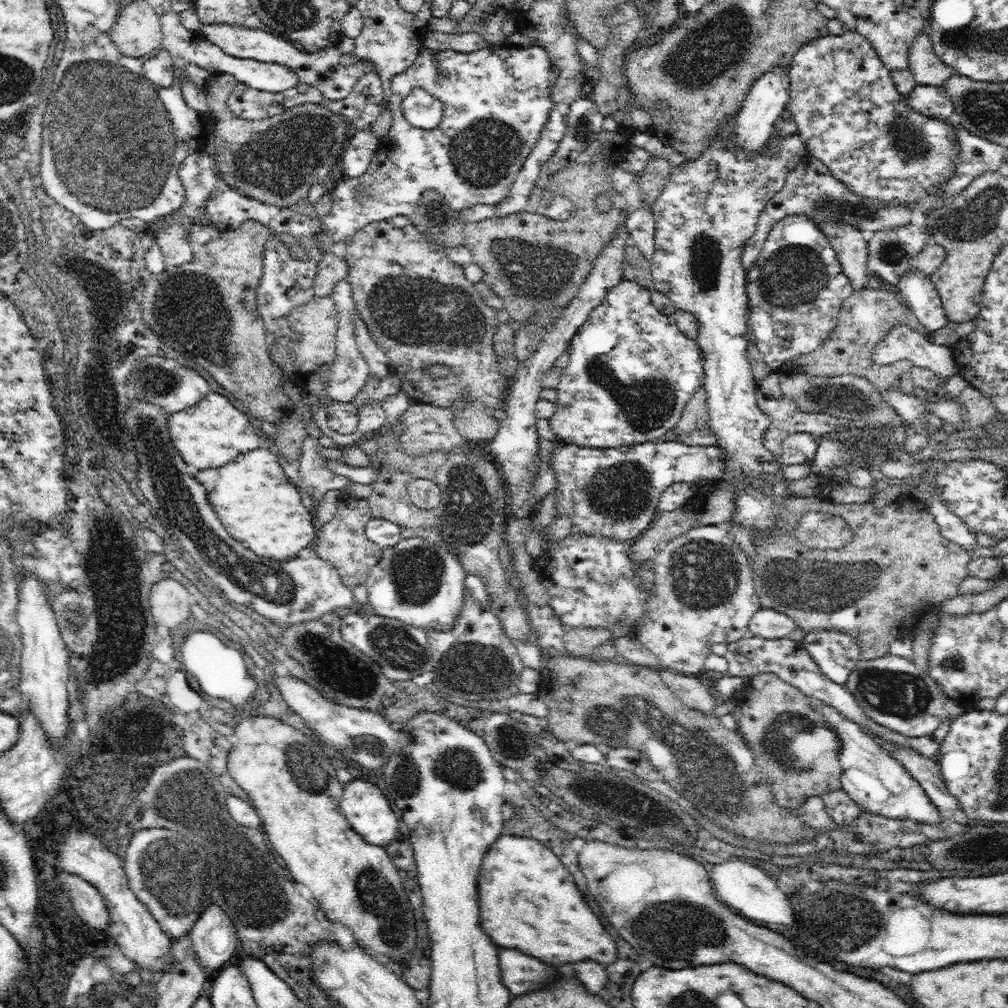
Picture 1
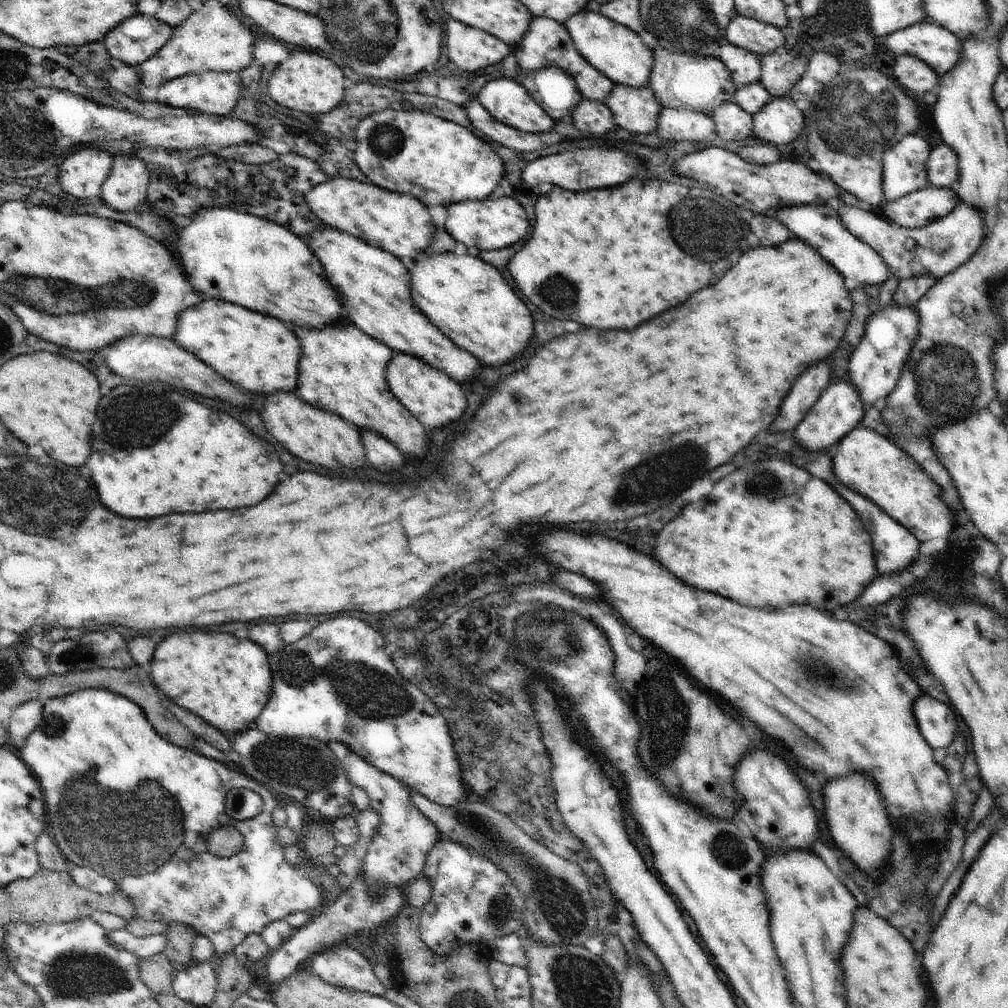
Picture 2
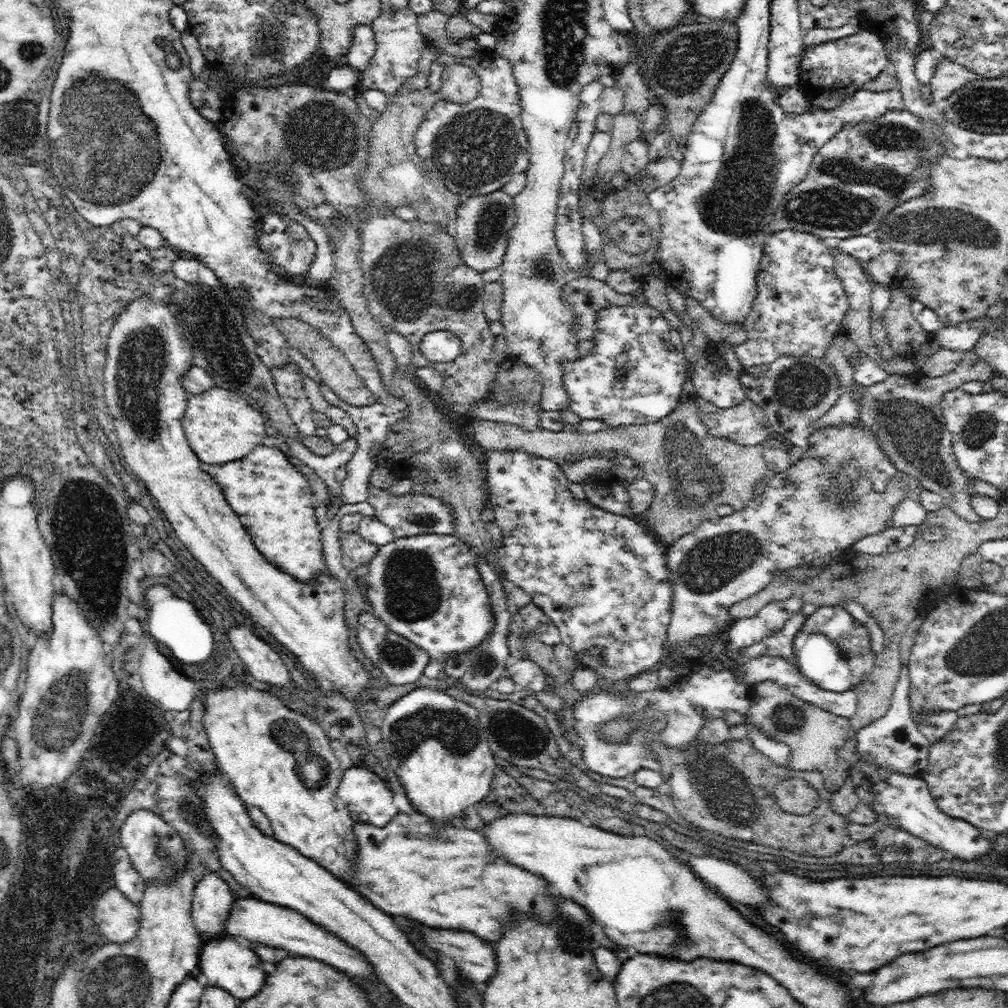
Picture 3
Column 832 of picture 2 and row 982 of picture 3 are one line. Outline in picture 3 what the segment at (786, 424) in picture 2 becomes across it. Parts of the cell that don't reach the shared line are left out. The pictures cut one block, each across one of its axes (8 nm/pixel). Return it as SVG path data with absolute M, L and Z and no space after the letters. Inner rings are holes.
M254 896L244 898L244 900L236 900L233 902L230 916L224 924L224 932L232 934L232 936L244 936L246 940L252 940L252 942L276 946L276 948L286 950L289 954L296 956L302 954L302 956L312 956L312 958L324 960L326 964L332 964L338 970L348 972L353 978L364 977L364 979L374 981L376 988L381 988L377 976L373 972L373 966L365 954L352 948L333 932L310 922L303 914L292 910L292 908L266 902Z

